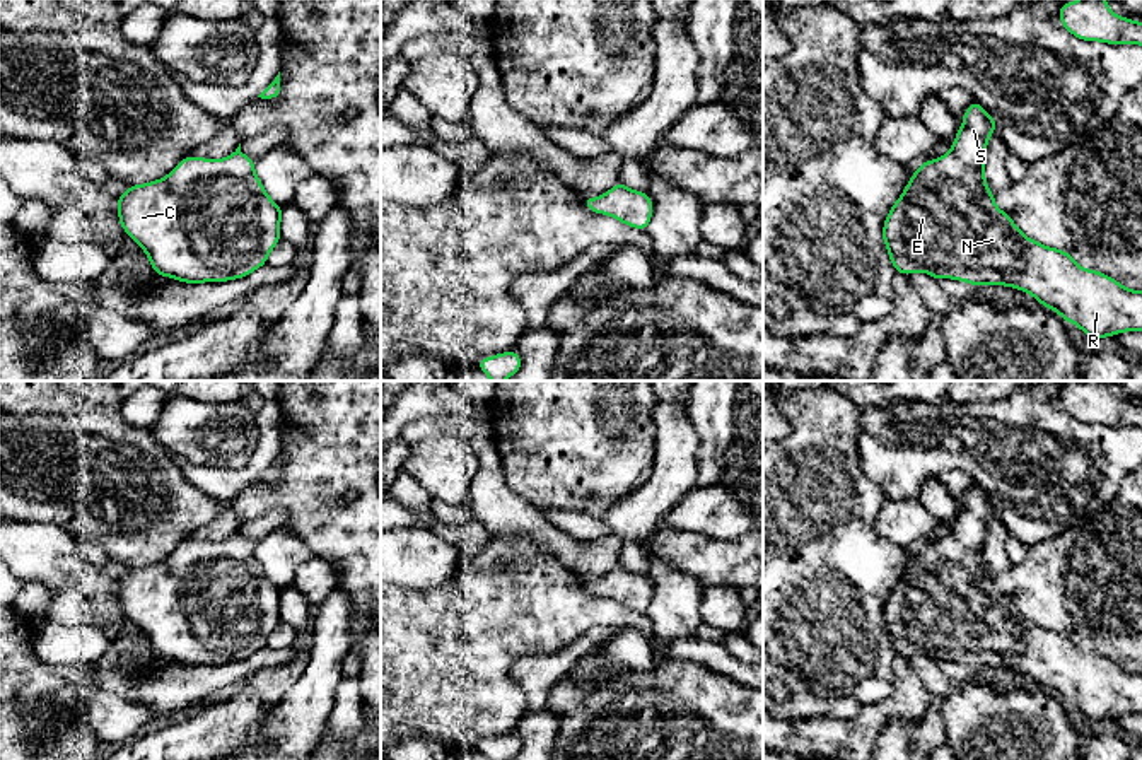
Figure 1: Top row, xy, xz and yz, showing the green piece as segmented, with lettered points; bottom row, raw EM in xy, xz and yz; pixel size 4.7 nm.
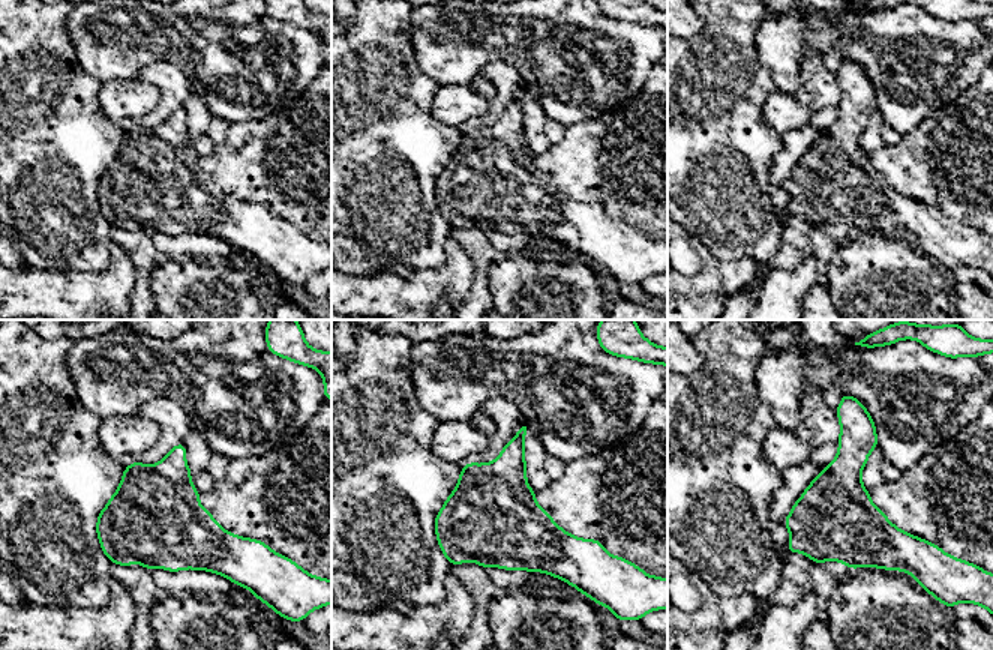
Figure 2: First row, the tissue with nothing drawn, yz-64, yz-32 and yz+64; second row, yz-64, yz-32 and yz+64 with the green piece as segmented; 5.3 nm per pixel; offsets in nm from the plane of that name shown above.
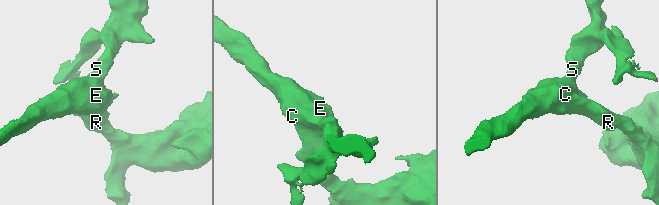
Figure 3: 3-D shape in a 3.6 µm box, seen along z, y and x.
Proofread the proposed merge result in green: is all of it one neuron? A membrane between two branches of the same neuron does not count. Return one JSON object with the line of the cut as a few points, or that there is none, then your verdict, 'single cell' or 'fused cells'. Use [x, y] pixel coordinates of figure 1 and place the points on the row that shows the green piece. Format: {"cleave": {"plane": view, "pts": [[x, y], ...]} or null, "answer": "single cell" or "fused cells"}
{"cleave": null, "answer": "single cell"}

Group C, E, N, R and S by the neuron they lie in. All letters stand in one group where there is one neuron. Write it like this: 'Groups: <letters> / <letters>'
Groups: C E N R S

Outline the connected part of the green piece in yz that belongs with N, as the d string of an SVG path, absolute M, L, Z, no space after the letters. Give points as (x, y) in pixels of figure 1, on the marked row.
M976 101L964 113L963 125L949 152L941 159L924 162L908 181L903 195L886 215L883 237L896 273L912 275L917 270L932 278L956 278L971 285L992 284L1024 290L1045 307L1058 313L1067 323L1077 324L1089 338L1106 338L1123 331L1142 331L1142 292L1125 289L1115 278L1081 268L1063 249L1043 246L1026 237L993 202L985 183L987 140L997 123Z

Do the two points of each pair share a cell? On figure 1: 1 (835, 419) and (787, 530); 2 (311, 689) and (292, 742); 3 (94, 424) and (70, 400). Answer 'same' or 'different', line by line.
1: same
2: same
3: different

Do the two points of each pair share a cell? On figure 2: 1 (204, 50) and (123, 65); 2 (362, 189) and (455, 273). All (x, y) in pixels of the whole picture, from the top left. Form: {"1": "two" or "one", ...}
{"1": "one", "2": "two"}

